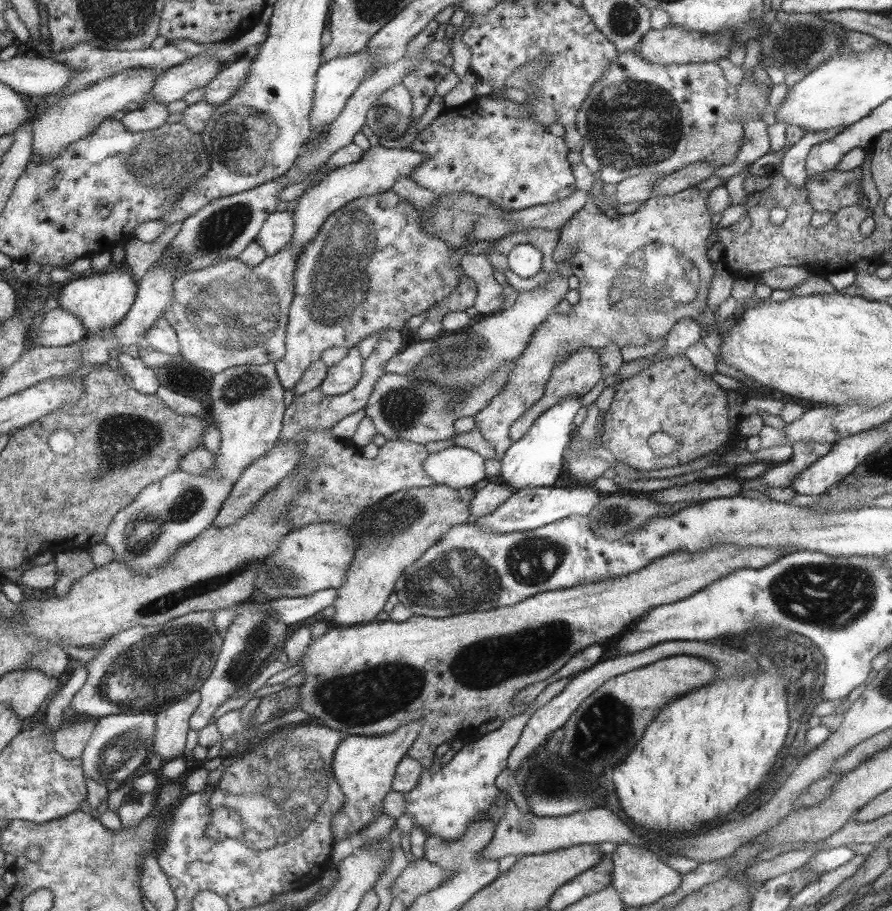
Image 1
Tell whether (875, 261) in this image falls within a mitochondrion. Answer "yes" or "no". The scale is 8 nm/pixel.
no

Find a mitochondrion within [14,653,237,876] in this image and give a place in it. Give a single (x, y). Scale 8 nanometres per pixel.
(126, 744)

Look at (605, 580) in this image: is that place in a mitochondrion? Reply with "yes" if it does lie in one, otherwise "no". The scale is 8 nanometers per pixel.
no

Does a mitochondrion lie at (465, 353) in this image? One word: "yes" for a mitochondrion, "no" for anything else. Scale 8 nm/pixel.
yes

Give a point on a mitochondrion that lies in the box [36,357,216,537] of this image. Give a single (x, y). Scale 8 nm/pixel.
(124, 441)

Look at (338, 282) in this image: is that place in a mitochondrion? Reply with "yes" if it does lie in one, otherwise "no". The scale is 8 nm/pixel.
yes

